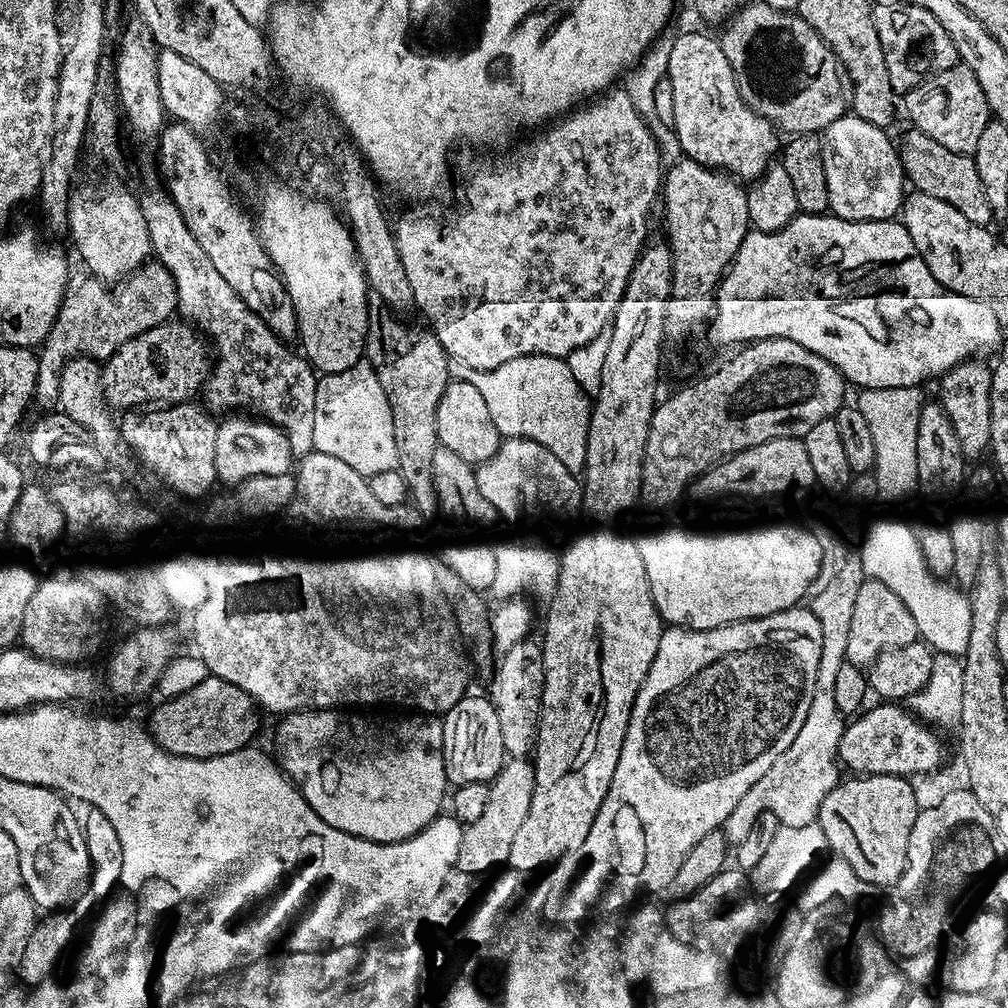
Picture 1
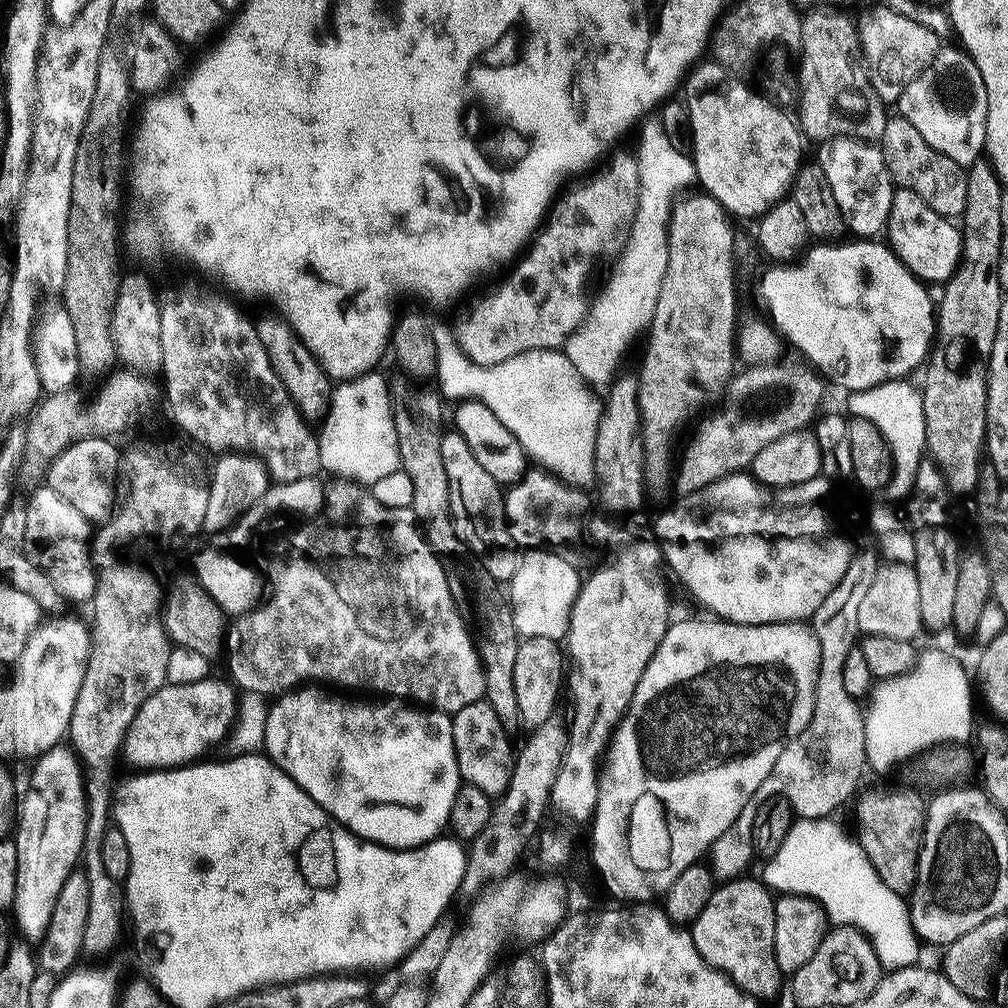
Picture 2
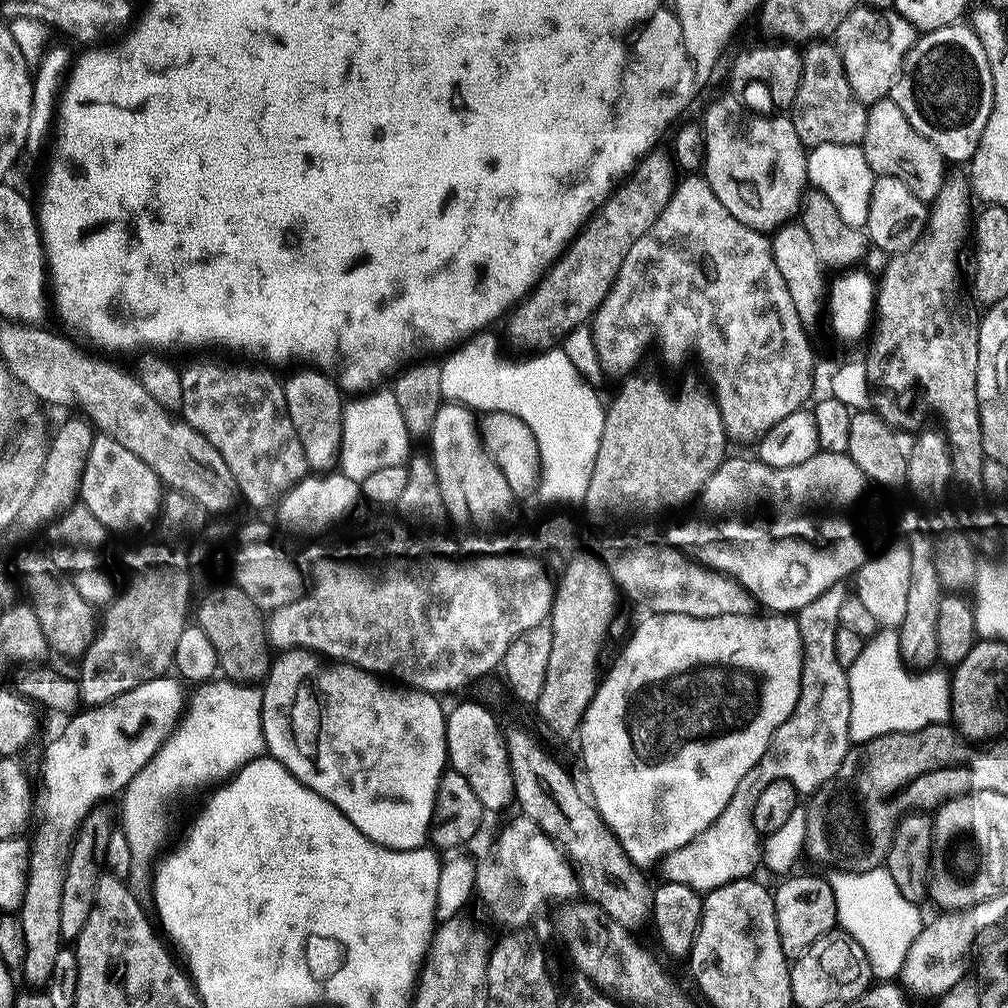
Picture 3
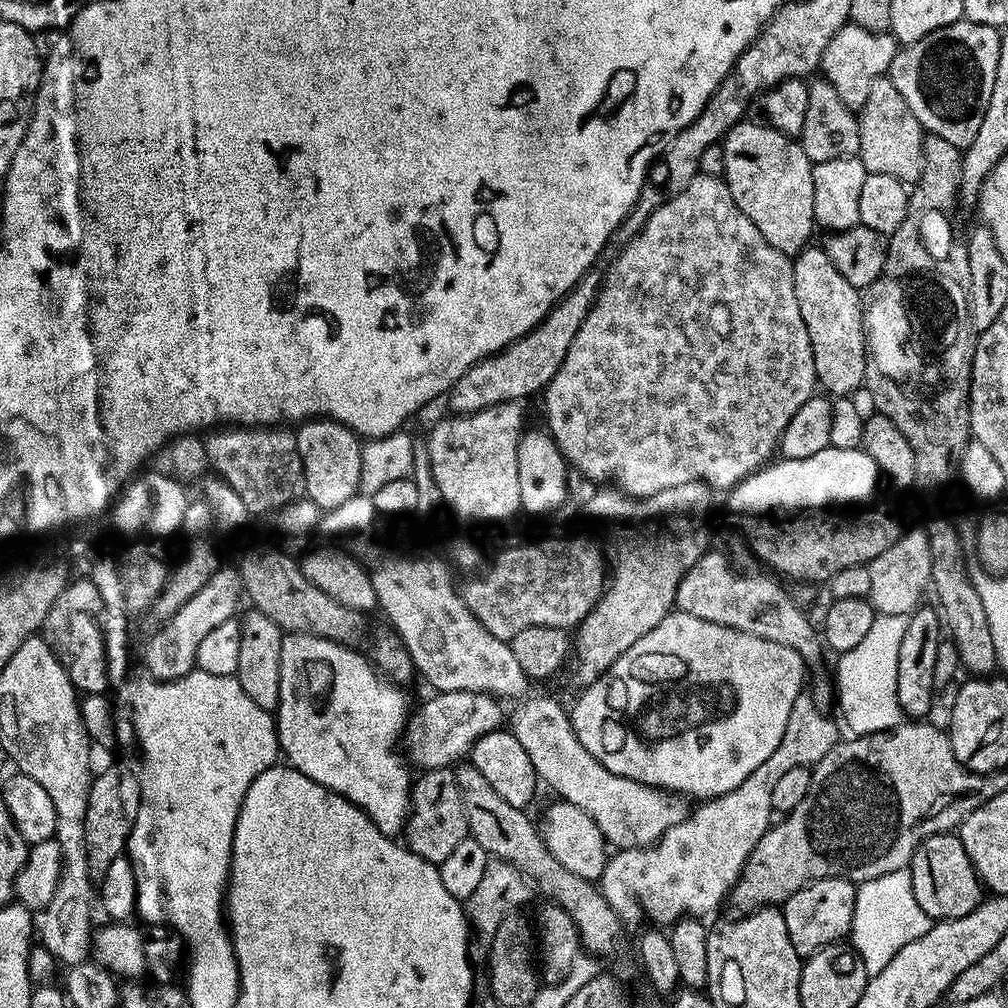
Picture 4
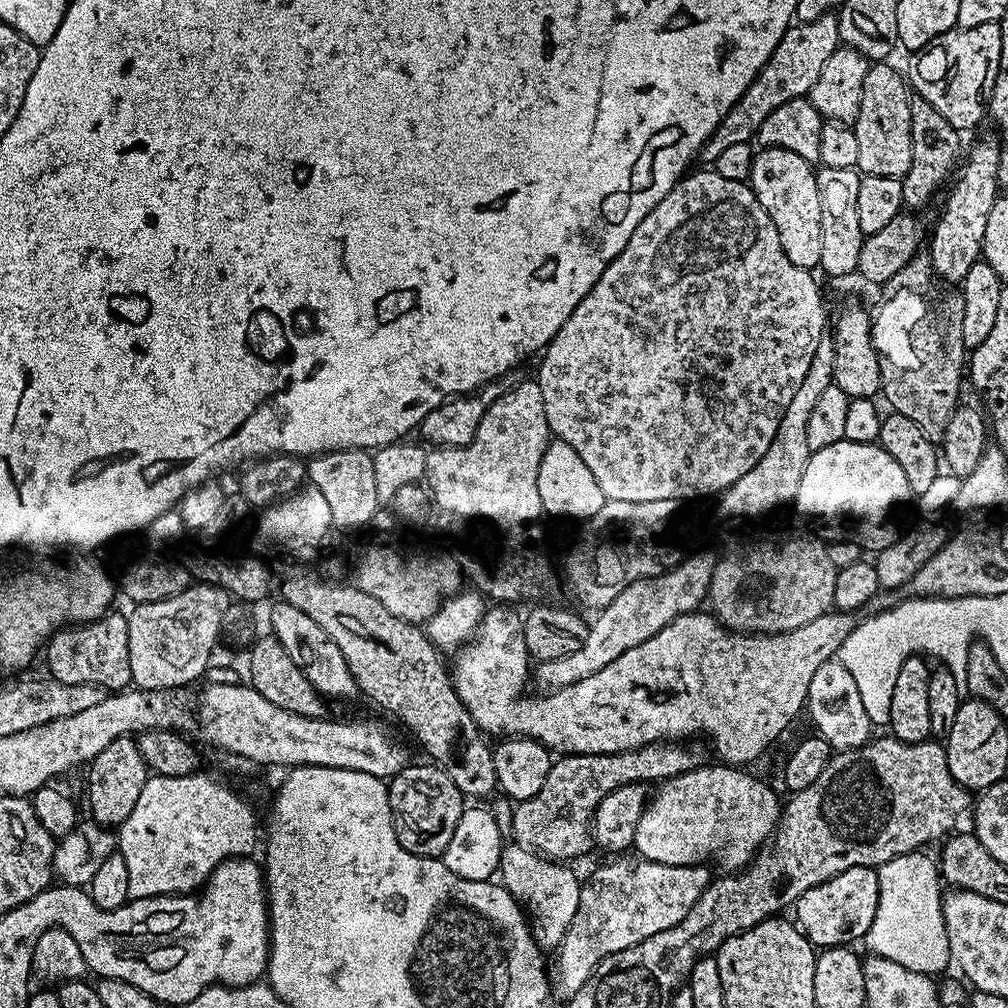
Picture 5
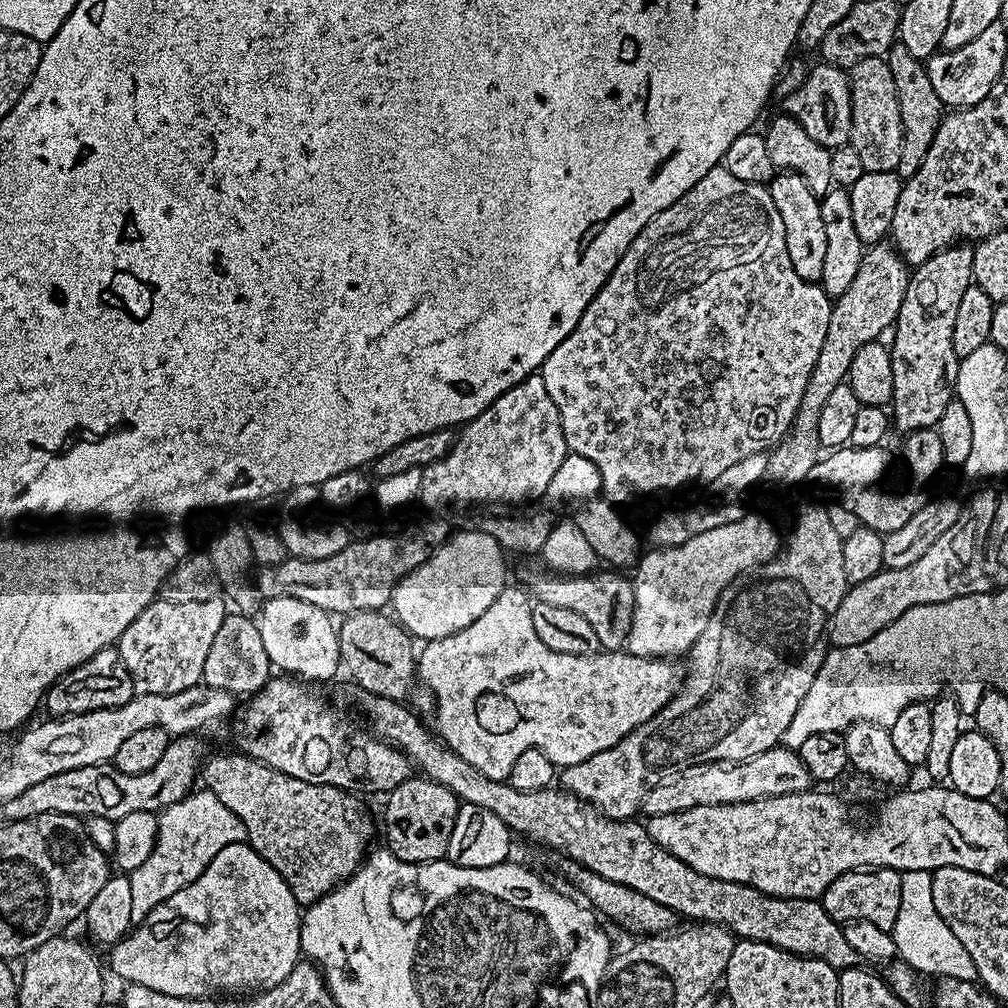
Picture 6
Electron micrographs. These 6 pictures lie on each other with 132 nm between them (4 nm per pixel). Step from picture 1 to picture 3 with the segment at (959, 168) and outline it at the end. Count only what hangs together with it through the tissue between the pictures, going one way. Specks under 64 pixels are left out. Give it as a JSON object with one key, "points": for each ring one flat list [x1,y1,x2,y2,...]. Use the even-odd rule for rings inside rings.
{"points":[[890,98,874,102,868,108,866,118,866,132,862,145,866,154,866,162,870,162,870,170,877,176,898,178,898,182,906,182,906,190,914,194,914,198,931,202,942,188,943,178,946,173,946,161,943,154,898,110,898,106]]}

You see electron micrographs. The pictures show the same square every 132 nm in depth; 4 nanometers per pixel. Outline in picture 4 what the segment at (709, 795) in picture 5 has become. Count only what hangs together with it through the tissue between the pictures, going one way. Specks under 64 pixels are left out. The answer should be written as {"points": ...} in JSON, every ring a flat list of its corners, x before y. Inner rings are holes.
{"points":[[532,696,529,700,522,701,513,712,510,712,510,731,516,735,518,742,522,742,526,754,530,754,530,762,534,762,537,777,543,783,545,780,560,795,557,797,561,801,573,804,586,814,590,814,590,818,594,818,594,822,602,830,605,841,613,849,645,849,649,845,656,844,672,826,685,820,686,811,684,811,685,801,683,799,661,789,651,788,628,778,622,778,618,774,606,770,606,766,599,764,591,752,586,750,586,746,582,746,582,742,578,742,571,715,558,701,544,696]]}

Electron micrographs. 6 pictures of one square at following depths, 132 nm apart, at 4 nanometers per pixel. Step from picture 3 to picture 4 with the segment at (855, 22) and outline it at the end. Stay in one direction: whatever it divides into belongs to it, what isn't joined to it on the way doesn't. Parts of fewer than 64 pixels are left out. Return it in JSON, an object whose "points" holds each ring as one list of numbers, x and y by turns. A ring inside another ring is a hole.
{"points":[[849,22,842,30,838,30,838,34,834,34,834,38,830,38,830,46,826,46,820,59,819,71,823,79,828,80,834,90,838,90,838,98,842,98,844,105,858,110,866,98,870,98,872,87,887,73,897,51,898,41,887,31,871,32]]}

